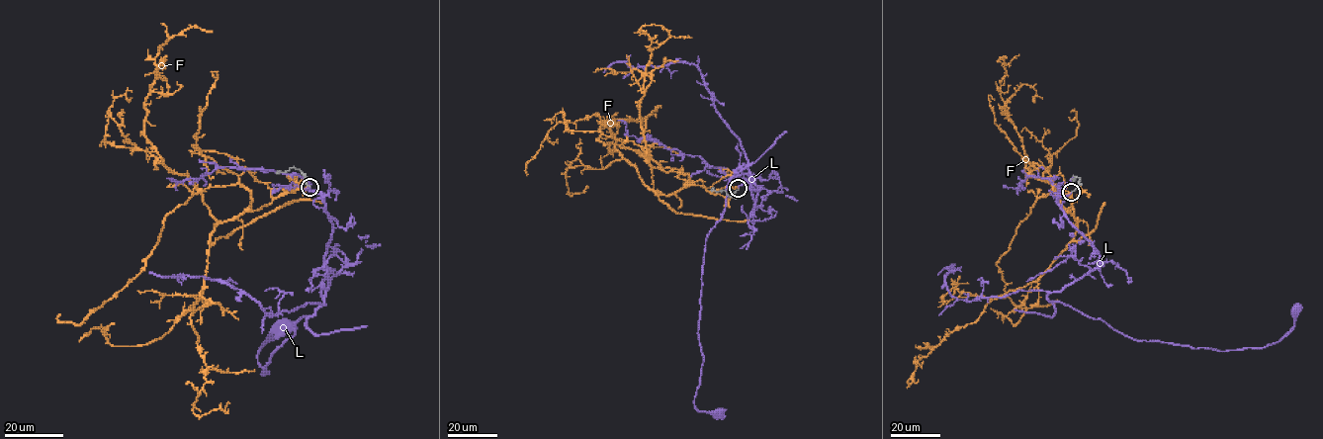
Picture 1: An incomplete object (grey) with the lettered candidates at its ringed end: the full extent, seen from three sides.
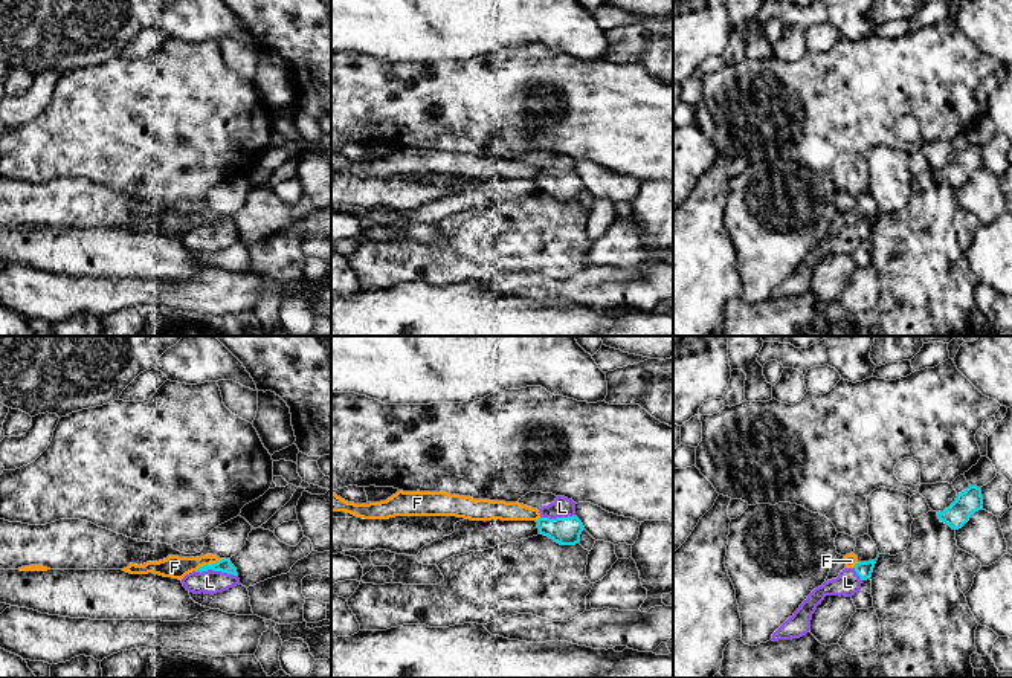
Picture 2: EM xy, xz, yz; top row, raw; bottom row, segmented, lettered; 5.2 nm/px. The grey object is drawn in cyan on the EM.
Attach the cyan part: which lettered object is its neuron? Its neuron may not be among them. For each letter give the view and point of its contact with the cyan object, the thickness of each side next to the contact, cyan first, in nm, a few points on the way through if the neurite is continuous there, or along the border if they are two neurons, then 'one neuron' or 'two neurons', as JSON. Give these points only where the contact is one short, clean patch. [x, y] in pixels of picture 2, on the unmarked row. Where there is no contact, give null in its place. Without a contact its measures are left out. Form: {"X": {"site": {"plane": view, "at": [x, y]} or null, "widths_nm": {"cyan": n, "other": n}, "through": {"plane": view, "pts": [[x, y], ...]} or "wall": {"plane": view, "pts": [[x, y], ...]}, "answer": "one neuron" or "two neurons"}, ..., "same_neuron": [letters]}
{"F": {"site": {"plane": "xy", "at": [208, 223]}, "widths_nm": {"cyan": 70, "other": 120}, "wall": {"plane": "xy", "pts": [[222, 217], [203, 222], [196, 228]]}, "answer": "two neurons"}, "L": {"site": {"plane": "xy", "at": [217, 228]}, "widths_nm": {"cyan": 70, "other": 130}, "through": {"plane": "xy", "pts": [[223, 223], [217, 228], [209, 240]]}, "answer": "one neuron"}, "same_neuron": ["L"]}

